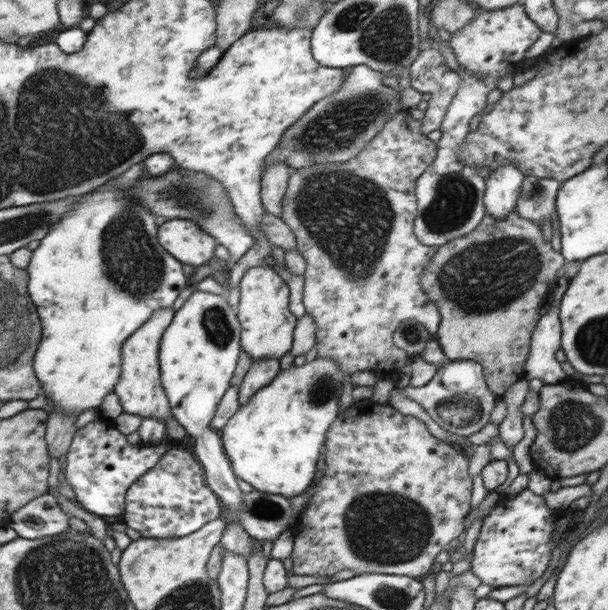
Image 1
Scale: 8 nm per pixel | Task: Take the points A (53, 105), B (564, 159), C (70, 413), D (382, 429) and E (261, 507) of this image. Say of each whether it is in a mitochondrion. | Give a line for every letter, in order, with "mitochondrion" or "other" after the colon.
A: mitochondrion
B: other
C: other
D: other
E: mitochondrion

